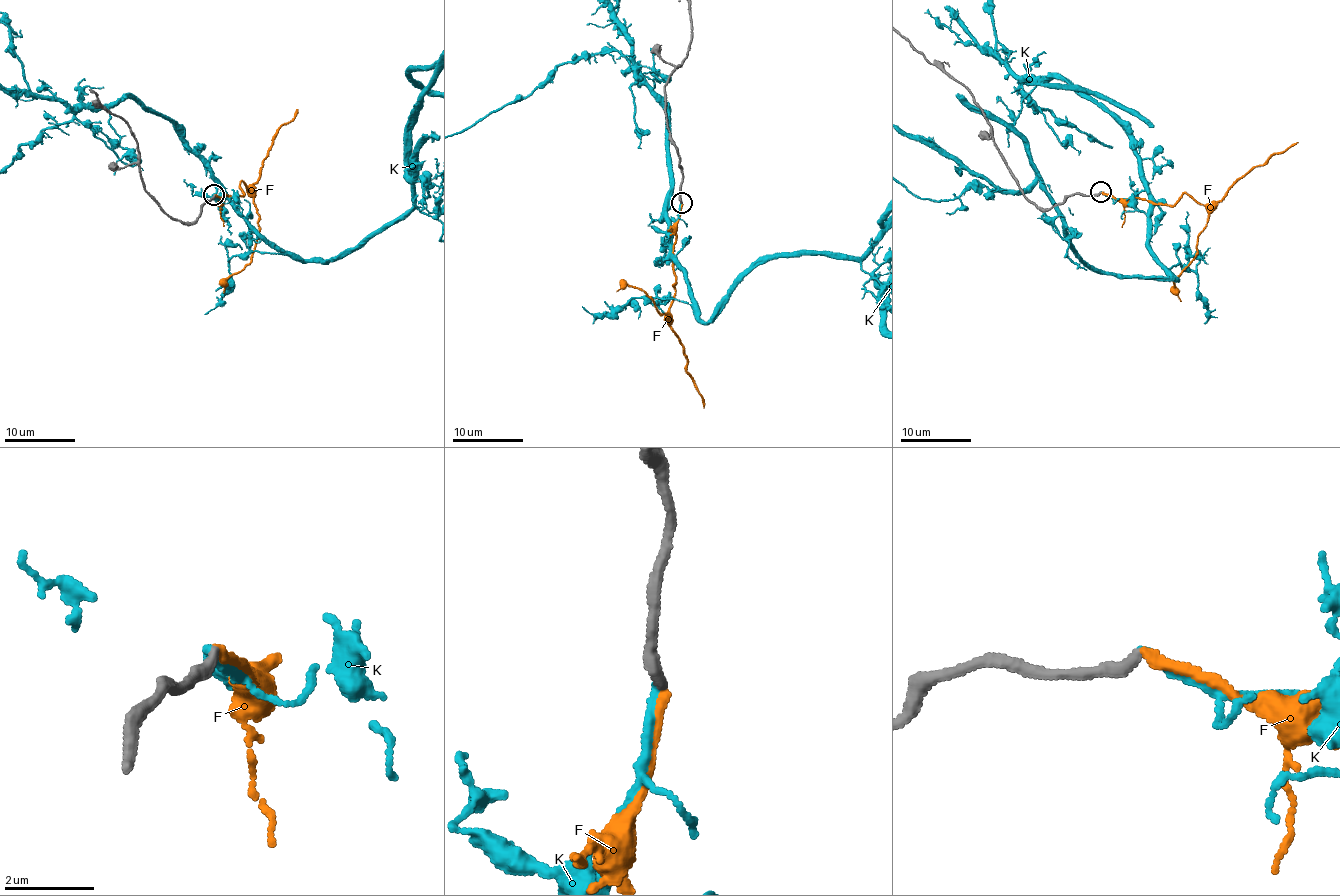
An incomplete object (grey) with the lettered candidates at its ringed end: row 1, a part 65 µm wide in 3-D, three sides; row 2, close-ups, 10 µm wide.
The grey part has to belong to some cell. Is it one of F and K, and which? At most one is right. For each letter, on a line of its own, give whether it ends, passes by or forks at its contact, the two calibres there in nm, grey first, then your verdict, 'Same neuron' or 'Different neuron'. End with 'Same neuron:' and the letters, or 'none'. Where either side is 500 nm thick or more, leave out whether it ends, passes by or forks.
F: It ends there. Thickness 280 nm (grey) against 240 nm. Same neuron
K: It ends there. Thickness 280 nm (grey) against 180 nm. Different neuron
Same neuron: F

